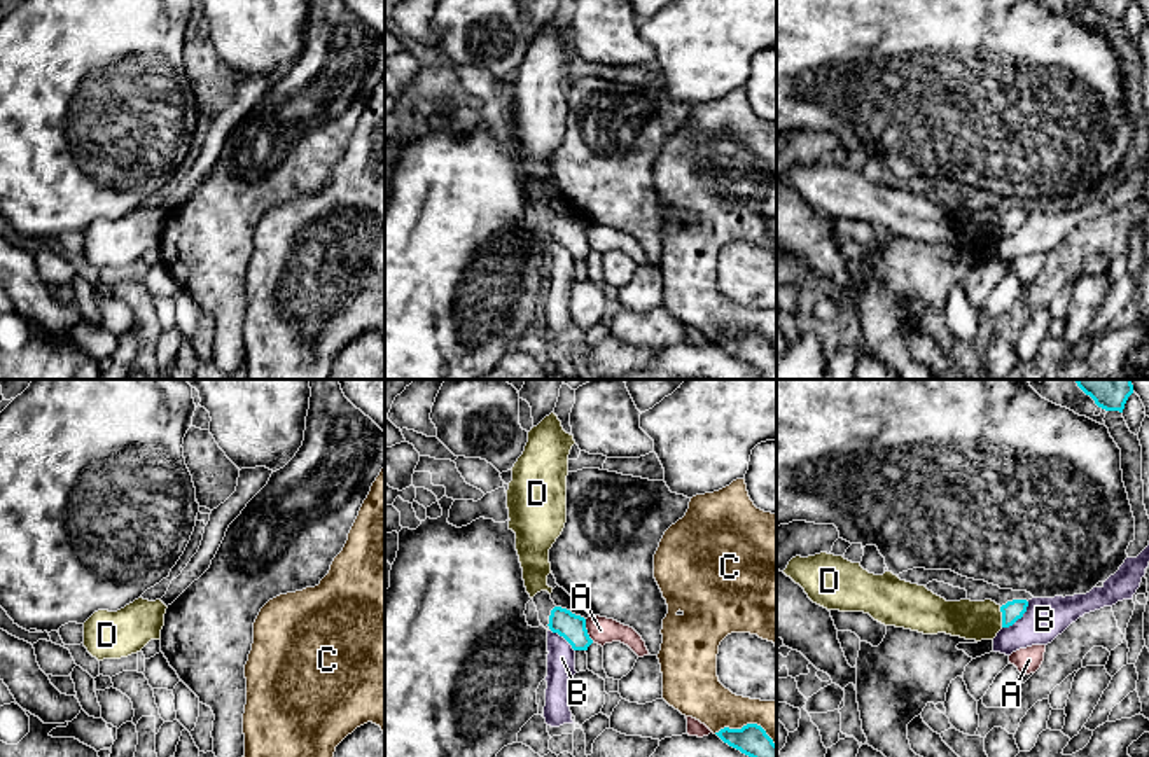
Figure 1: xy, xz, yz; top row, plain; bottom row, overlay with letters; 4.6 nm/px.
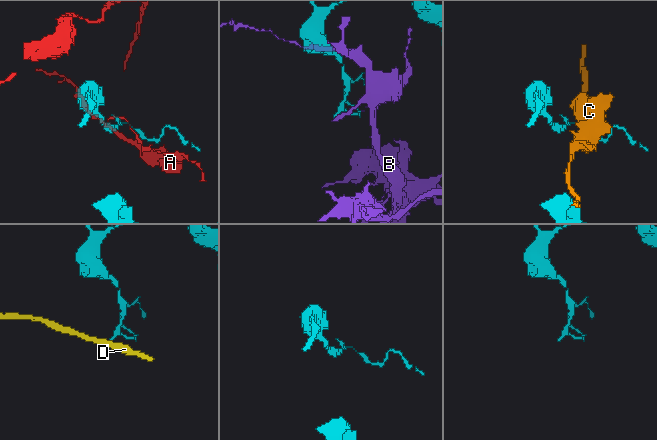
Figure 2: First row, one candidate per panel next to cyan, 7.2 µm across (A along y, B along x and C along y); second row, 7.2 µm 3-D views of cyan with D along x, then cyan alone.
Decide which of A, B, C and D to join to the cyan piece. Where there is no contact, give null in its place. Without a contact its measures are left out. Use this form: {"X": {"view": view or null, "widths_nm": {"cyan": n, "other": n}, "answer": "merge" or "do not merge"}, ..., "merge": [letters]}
{"A": {"view": "xz", "widths_nm": {"cyan": 120, "other": 120}, "answer": "do not merge"}, "B": {"view": "yz", "widths_nm": {"cyan": 90, "other": 190}, "answer": "do not merge"}, "C": {"view": "xz", "widths_nm": {"cyan": 150, "other": 220}, "answer": "do not merge"}, "D": {"view": "yz", "widths_nm": {"cyan": 90, "other": 180}, "answer": "do not merge"}, "merge": []}

